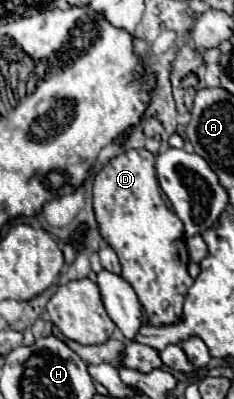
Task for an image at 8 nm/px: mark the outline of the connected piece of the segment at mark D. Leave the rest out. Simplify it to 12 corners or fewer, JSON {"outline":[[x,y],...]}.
{"outline":[[154,155],[94,177],[94,215],[152,325],[182,317],[184,225]]}

